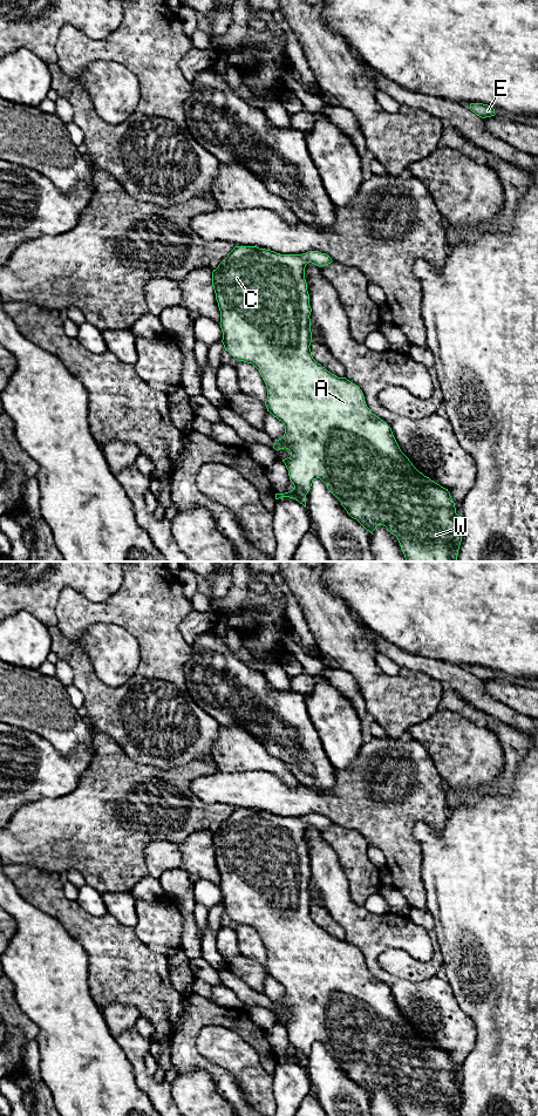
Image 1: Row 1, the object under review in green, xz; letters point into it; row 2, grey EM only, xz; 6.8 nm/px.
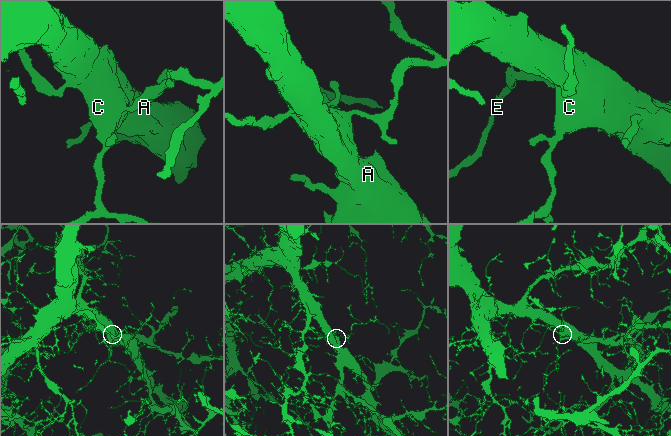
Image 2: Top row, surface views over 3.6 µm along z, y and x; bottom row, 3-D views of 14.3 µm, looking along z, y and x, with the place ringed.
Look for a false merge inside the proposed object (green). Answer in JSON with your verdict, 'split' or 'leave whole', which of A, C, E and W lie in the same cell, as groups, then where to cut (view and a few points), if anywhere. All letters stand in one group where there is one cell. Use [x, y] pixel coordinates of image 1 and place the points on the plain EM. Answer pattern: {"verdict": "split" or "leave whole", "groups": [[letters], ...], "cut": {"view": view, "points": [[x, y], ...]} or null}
{"verdict": "leave whole", "groups": [["A", "C", "E", "W"]], "cut": null}

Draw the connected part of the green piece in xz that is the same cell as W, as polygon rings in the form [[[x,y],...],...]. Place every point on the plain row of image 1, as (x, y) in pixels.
[[[234,809],[227,819],[212,835],[212,849],[216,856],[216,863],[220,873],[220,891],[223,894],[223,907],[238,925],[244,924],[252,926],[260,935],[266,951],[267,961],[265,968],[274,980],[281,984],[285,988],[285,996],[281,1001],[275,1002],[273,1010],[278,1014],[280,1012],[288,1012],[291,1019],[282,1022],[285,1026],[291,1044],[294,1052],[285,1056],[275,1056],[275,1062],[281,1060],[290,1060],[298,1063],[306,1070],[306,1057],[308,1056],[314,1042],[320,1041],[327,1052],[341,1064],[347,1076],[356,1082],[370,1096],[377,1088],[383,1088],[394,1097],[401,1109],[403,1116],[458,1116],[462,1104],[461,1096],[461,1078],[456,1076],[455,1066],[448,1052],[431,1043],[429,1040],[420,1035],[409,1021],[401,1014],[391,991],[380,980],[370,974],[367,969],[365,959],[359,948],[350,945],[346,940],[338,940],[328,934],[325,930],[318,926],[311,914],[312,894],[311,894],[311,875],[309,857],[307,853],[307,845],[305,842],[305,830],[312,825],[319,830],[331,826],[333,823],[326,816],[319,814],[308,814],[302,817],[280,817],[271,812],[259,811],[257,809]]]

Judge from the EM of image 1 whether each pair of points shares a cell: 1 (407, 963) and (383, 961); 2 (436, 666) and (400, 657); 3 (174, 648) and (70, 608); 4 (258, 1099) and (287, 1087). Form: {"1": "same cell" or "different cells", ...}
{"1": "same cell", "2": "same cell", "3": "same cell", "4": "different cells"}

